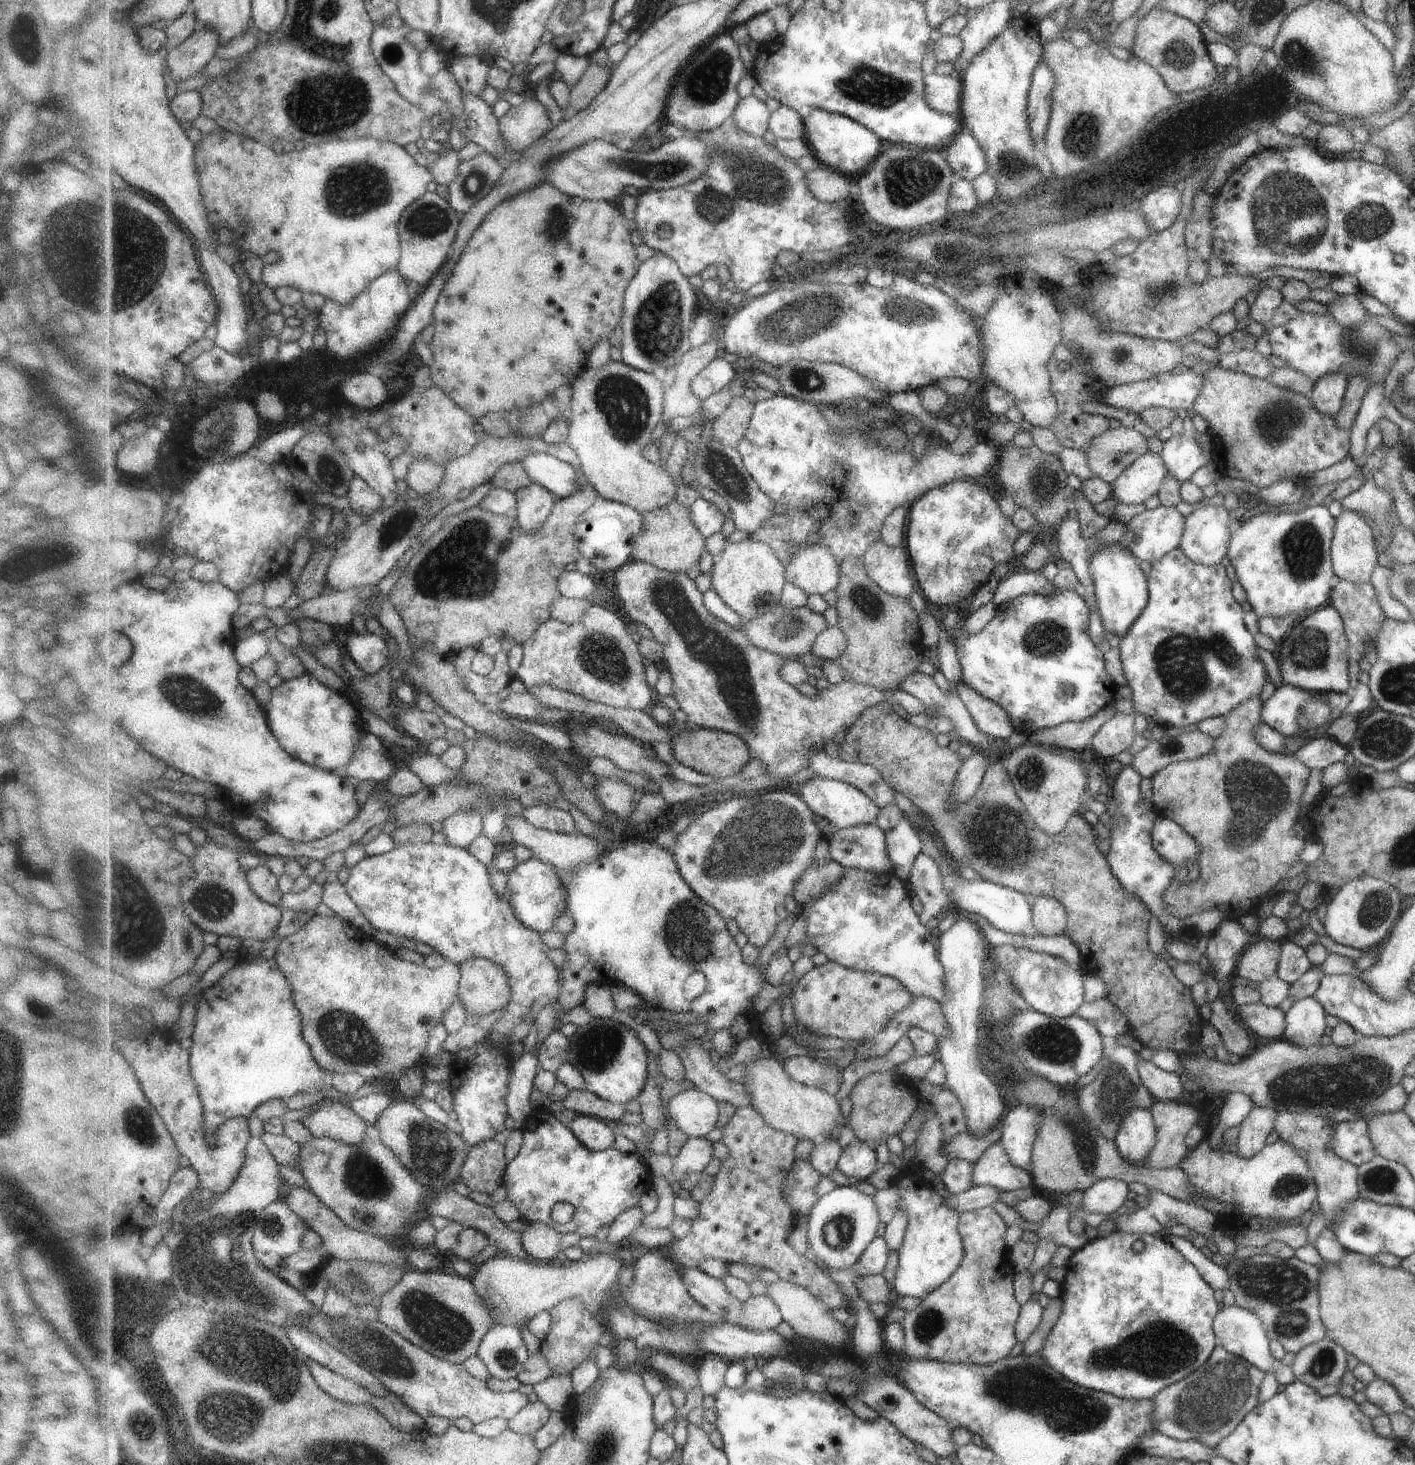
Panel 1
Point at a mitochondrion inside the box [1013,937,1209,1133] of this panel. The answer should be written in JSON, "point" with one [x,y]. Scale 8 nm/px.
{"point":[1055,1043]}

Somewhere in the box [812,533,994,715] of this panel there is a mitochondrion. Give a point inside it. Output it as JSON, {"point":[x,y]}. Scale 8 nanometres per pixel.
{"point":[867,602]}

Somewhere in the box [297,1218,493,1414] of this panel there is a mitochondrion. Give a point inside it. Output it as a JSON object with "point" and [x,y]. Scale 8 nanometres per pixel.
{"point":[447,1331]}

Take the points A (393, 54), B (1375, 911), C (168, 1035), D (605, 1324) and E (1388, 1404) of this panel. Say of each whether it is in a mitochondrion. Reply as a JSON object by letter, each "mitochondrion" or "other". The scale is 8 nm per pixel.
{"A":"mitochondrion","B":"mitochondrion","C":"other","D":"other","E":"other"}

